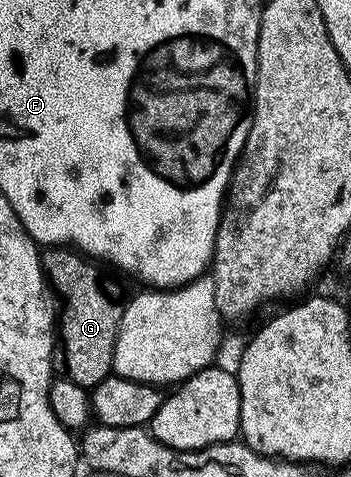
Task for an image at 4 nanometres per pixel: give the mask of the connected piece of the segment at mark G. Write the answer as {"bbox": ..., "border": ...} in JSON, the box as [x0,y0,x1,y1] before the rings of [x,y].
{"bbox":[41,246,126,390],"border":[[[70,246],[47,247],[41,253],[41,258],[42,275],[53,291],[55,288],[58,300],[62,303],[62,313],[59,311],[56,316],[56,360],[60,365],[61,375],[87,390],[95,388],[105,376],[111,375],[114,366],[116,338],[126,309],[122,284],[117,280],[117,275],[102,277],[101,270],[97,268],[99,265],[93,259],[87,258]]]}

